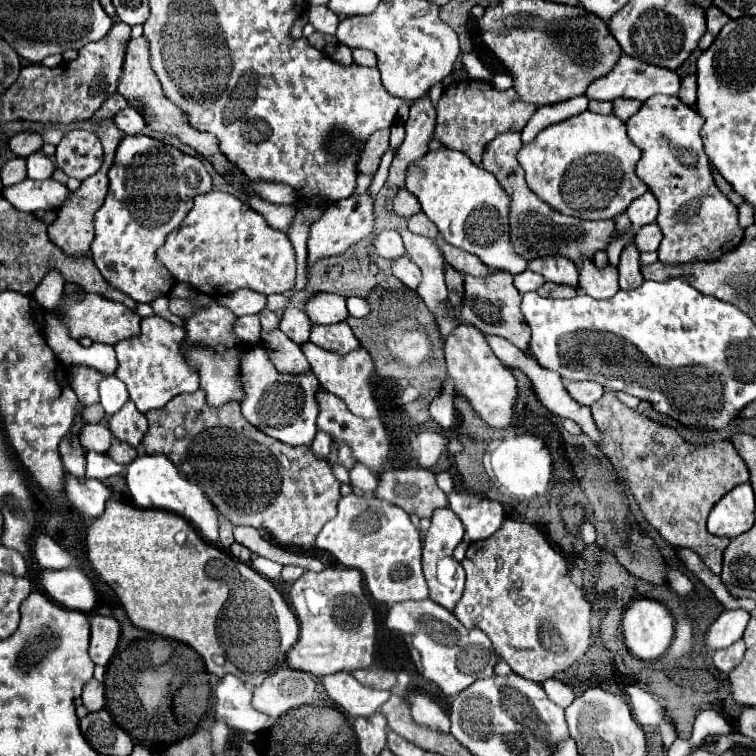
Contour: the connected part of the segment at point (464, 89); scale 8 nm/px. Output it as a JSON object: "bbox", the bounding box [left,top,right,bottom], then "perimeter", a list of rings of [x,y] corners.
{"bbox":[435,79,537,165],"perimeter":[[[471,79],[453,81],[443,91],[437,103],[437,125],[435,125],[435,139],[441,141],[449,149],[457,149],[471,157],[475,165],[481,165],[483,151],[495,135],[505,131],[521,131],[529,117],[535,113],[537,107],[529,107],[521,103],[513,89],[497,91],[487,81],[485,83],[471,83]]]}

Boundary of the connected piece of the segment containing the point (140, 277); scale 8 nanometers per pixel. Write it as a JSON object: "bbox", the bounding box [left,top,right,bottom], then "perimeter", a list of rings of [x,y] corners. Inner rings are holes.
{"bbox":[91,135,211,303],"perimeter":[[[125,135],[117,147],[115,163],[109,169],[109,193],[103,207],[95,213],[95,239],[91,243],[91,257],[101,275],[113,287],[131,295],[137,303],[151,303],[169,295],[175,279],[165,267],[161,267],[161,263],[157,263],[155,253],[165,243],[167,235],[175,231],[191,211],[195,195],[207,191],[211,191],[211,175],[199,157],[185,155],[179,149],[147,135]]]}

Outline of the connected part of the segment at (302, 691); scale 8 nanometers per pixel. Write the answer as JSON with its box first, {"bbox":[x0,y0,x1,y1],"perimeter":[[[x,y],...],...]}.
{"bbox":[253,665,317,719],"perimeter":[[[283,665],[255,689],[253,707],[273,719],[279,719],[289,709],[309,705],[315,689],[317,681],[313,675]]]}

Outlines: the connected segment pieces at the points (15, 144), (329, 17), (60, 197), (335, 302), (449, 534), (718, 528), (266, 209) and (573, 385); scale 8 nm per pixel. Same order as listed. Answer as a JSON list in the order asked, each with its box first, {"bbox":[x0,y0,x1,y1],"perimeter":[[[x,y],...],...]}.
[{"bbox":[9,131,43,157],"perimeter":[[[35,131],[17,133],[15,137],[9,139],[9,149],[19,157],[29,157],[31,153],[41,151],[41,147],[43,147],[43,137],[37,135]]]},{"bbox":[309,7,339,35],"perimeter":[[[311,7],[309,9],[309,23],[315,27],[315,31],[333,35],[339,25],[339,17],[329,7]]]},{"bbox":[1,179,71,213],"perimeter":[[[25,179],[17,185],[5,187],[1,193],[13,207],[27,213],[49,211],[49,209],[59,211],[71,195],[71,191],[55,179],[47,179],[47,181]]]},{"bbox":[305,293,349,325],"perimeter":[[[315,293],[305,303],[305,313],[315,325],[331,325],[341,323],[349,317],[345,297],[335,293]]]},{"bbox":[423,507,465,611],"perimeter":[[[449,507],[437,509],[431,517],[431,527],[429,527],[429,531],[425,535],[425,543],[423,543],[423,573],[425,573],[427,585],[429,585],[429,599],[437,601],[439,605],[443,605],[449,611],[453,611],[453,607],[461,599],[463,585],[465,585],[465,571],[463,571],[461,563],[453,559],[453,549],[461,543],[461,539],[463,539],[461,519],[457,519],[457,515]]]},{"bbox":[707,483,755,537],"perimeter":[[[749,483],[729,491],[711,511],[707,531],[717,537],[737,537],[755,523],[755,495]]]},{"bbox":[247,195,295,231],"perimeter":[[[247,195],[247,197],[249,197],[249,205],[253,205],[255,211],[261,213],[269,225],[273,225],[279,231],[287,231],[289,229],[289,223],[293,221],[293,215],[295,215],[295,207],[293,205],[261,203],[261,199],[253,199],[251,195]]]},{"bbox":[565,381,605,405],"perimeter":[[[567,381],[565,385],[569,395],[581,405],[593,405],[605,393],[605,389],[593,381]]]}]

